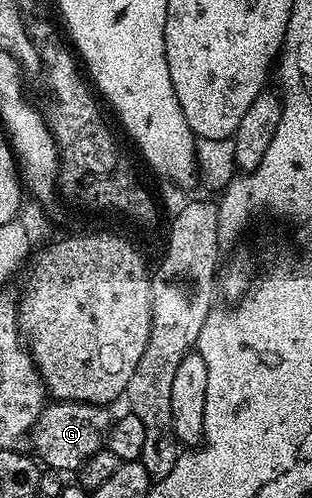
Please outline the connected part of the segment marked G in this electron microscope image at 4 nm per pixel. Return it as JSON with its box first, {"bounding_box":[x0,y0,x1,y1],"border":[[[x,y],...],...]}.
{"bounding_box":[28,400,112,474],"border":[[[60,400],[47,403],[40,418],[28,433],[33,455],[43,465],[61,474],[77,473],[82,464],[89,462],[104,448],[106,435],[112,423],[111,409],[101,404],[85,404],[75,400]]]}

